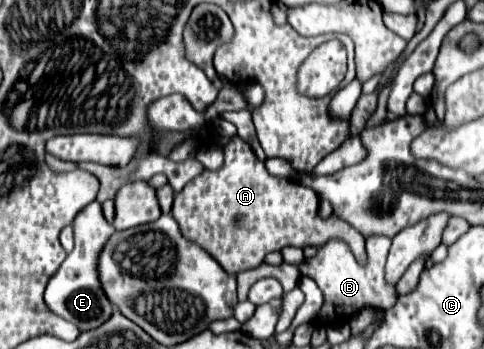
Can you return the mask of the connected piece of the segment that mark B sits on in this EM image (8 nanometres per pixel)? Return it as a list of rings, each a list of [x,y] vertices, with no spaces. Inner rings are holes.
[[[369,236],[365,242],[369,260],[367,266],[359,266],[349,246],[341,242],[341,238],[331,238],[325,246],[317,250],[313,258],[305,258],[299,264],[301,276],[313,278],[325,296],[325,302],[315,318],[317,324],[325,324],[329,318],[351,318],[361,308],[389,310],[395,306],[399,294],[395,290],[395,284],[389,284],[385,280],[385,258],[388,256],[391,242],[387,236]]]

